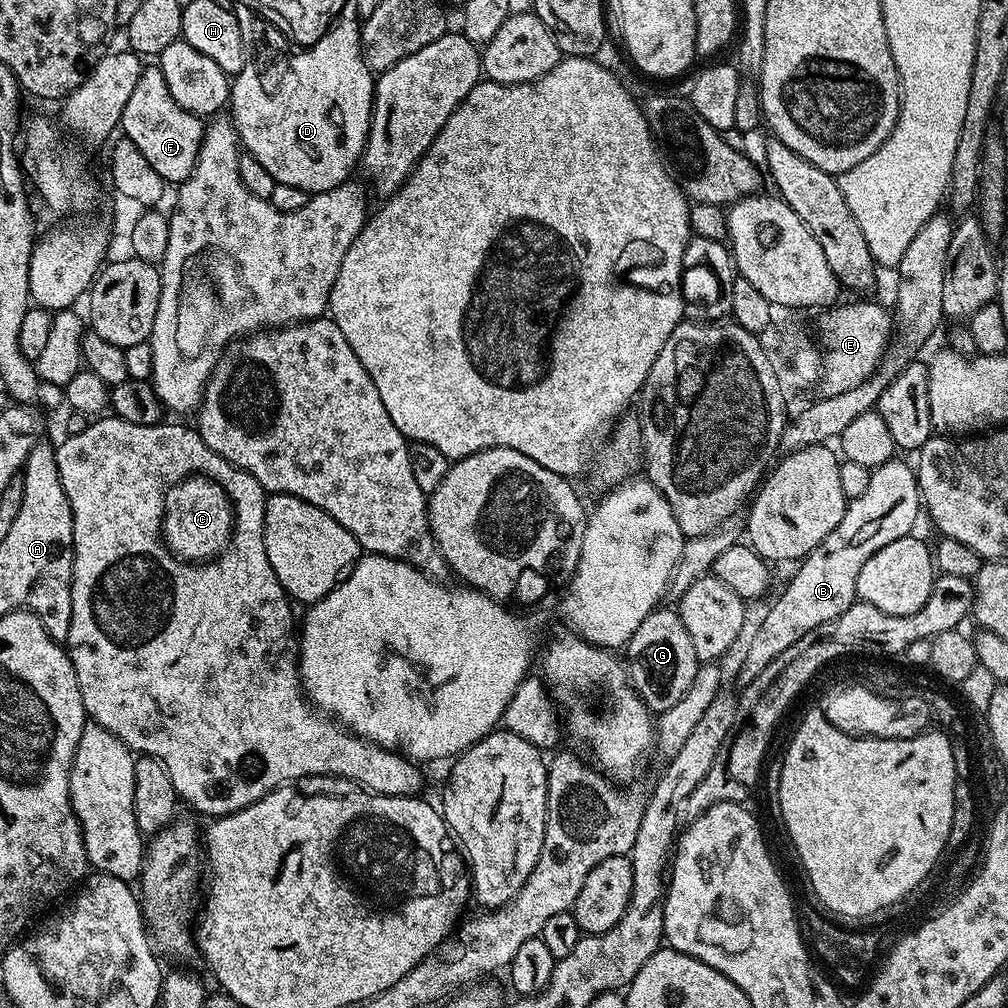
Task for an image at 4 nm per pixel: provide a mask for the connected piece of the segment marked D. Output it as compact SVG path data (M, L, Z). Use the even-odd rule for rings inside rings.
M345 6L318 42L290 55L288 66L259 72L245 65L231 81L230 119L240 135L243 151L258 158L277 184L298 186L298 190L315 194L334 190L334 186L351 177L348 175L355 168L357 171L372 125L372 99L376 93L374 73L364 59L364 46L360 43L360 25L355 7Z

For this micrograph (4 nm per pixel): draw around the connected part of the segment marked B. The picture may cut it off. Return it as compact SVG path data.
M893 458L882 466L873 468L865 492L845 503L842 522L838 522L838 526L834 526L834 530L830 530L830 534L826 534L826 538L822 538L822 542L814 546L814 550L810 550L810 554L799 561L797 568L800 569L789 578L788 585L780 592L780 597L769 606L768 613L761 618L760 625L757 626L756 633L744 652L744 665L740 668L739 683L749 684L773 658L778 658L778 654L782 654L782 650L794 646L794 642L798 642L802 634L810 634L810 630L831 620L837 620L851 604L857 603L856 583L862 566L866 566L866 558L882 550L882 546L890 546L890 542L909 535L915 529L912 527L919 516L922 516L922 501L913 465L903 464L899 458Z

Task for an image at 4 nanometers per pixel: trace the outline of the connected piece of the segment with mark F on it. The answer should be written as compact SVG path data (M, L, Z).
M158 66L145 67L120 119L120 128L126 139L134 142L134 146L142 150L146 162L150 162L150 166L162 174L164 181L173 186L179 186L186 178L190 178L198 162L198 150L202 146L205 127L201 117L190 114L190 110L182 110L182 106L174 102L166 86L166 78L162 78L162 70Z

